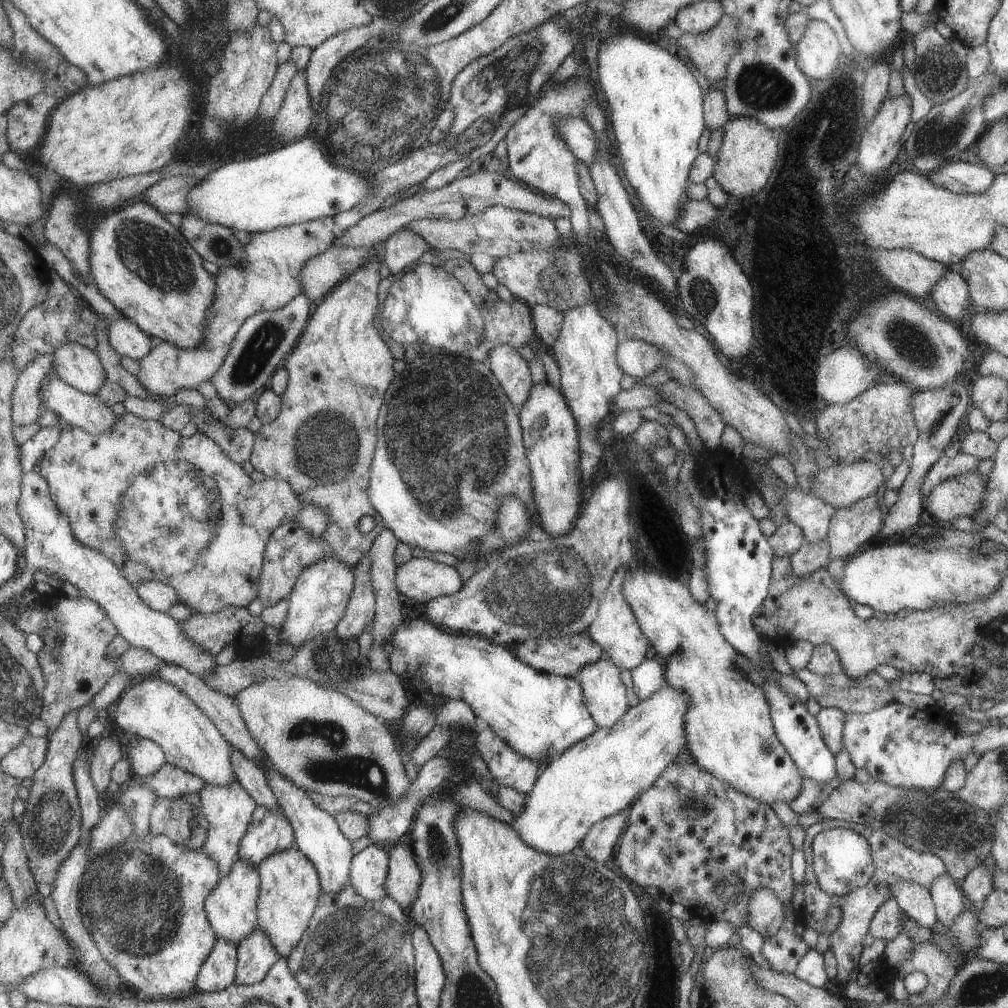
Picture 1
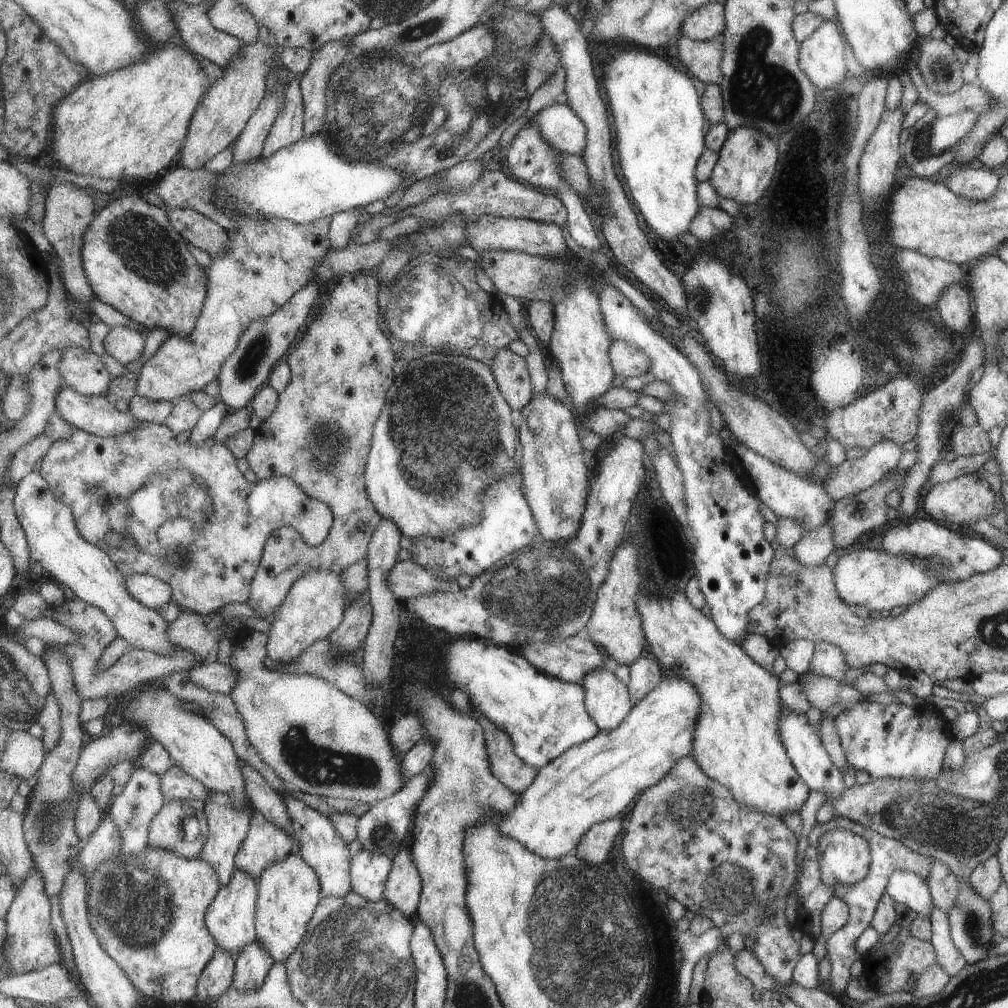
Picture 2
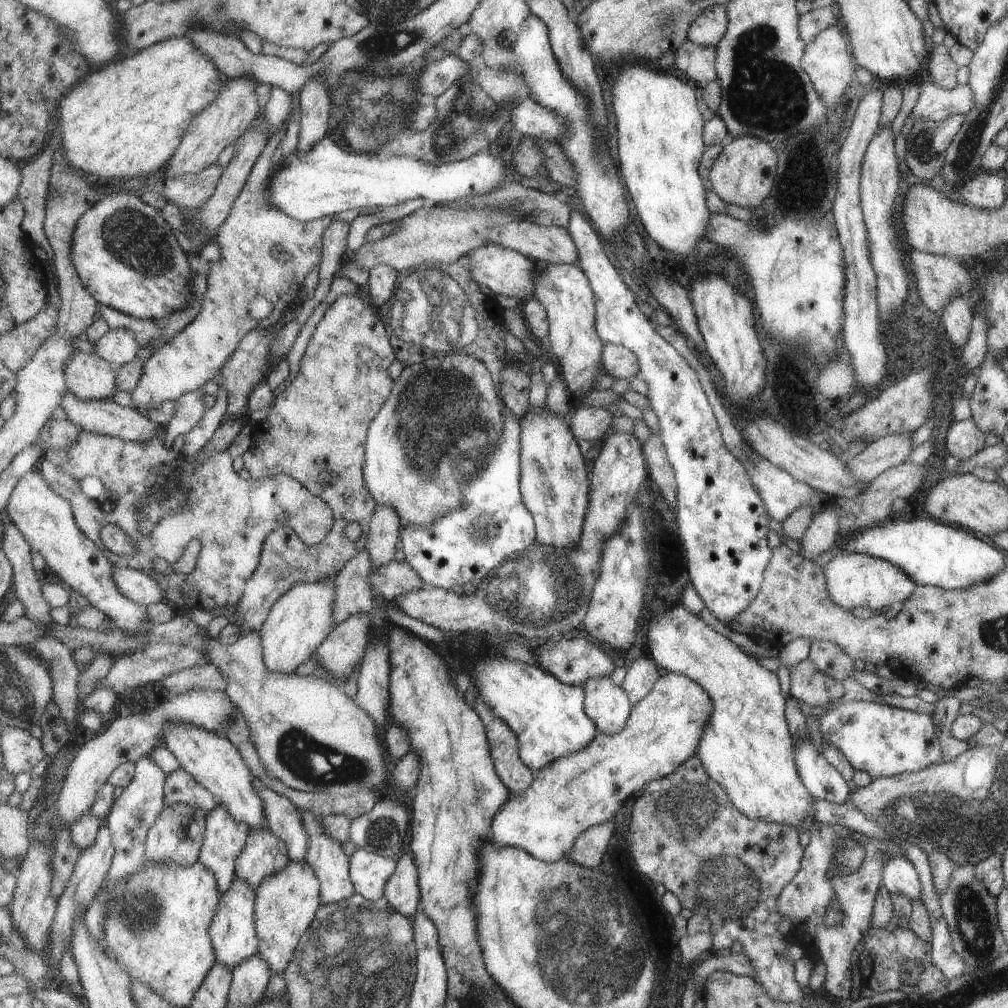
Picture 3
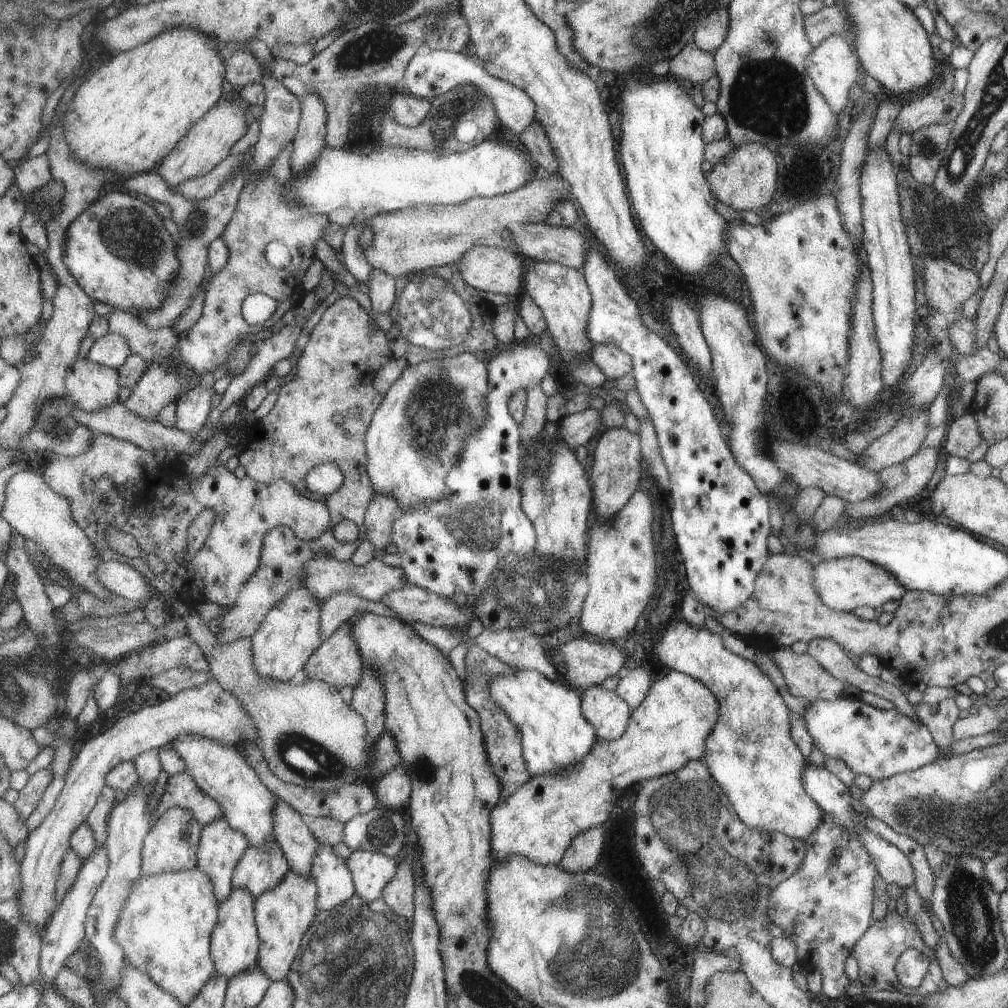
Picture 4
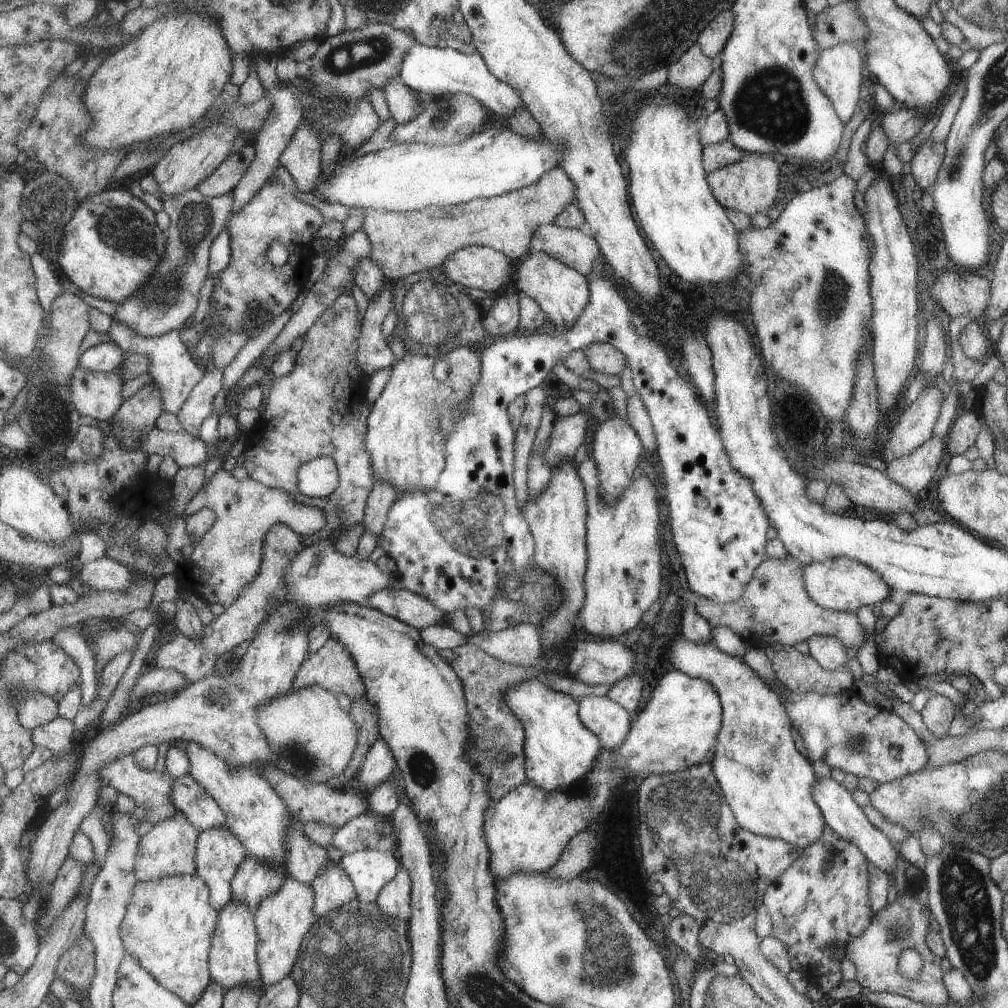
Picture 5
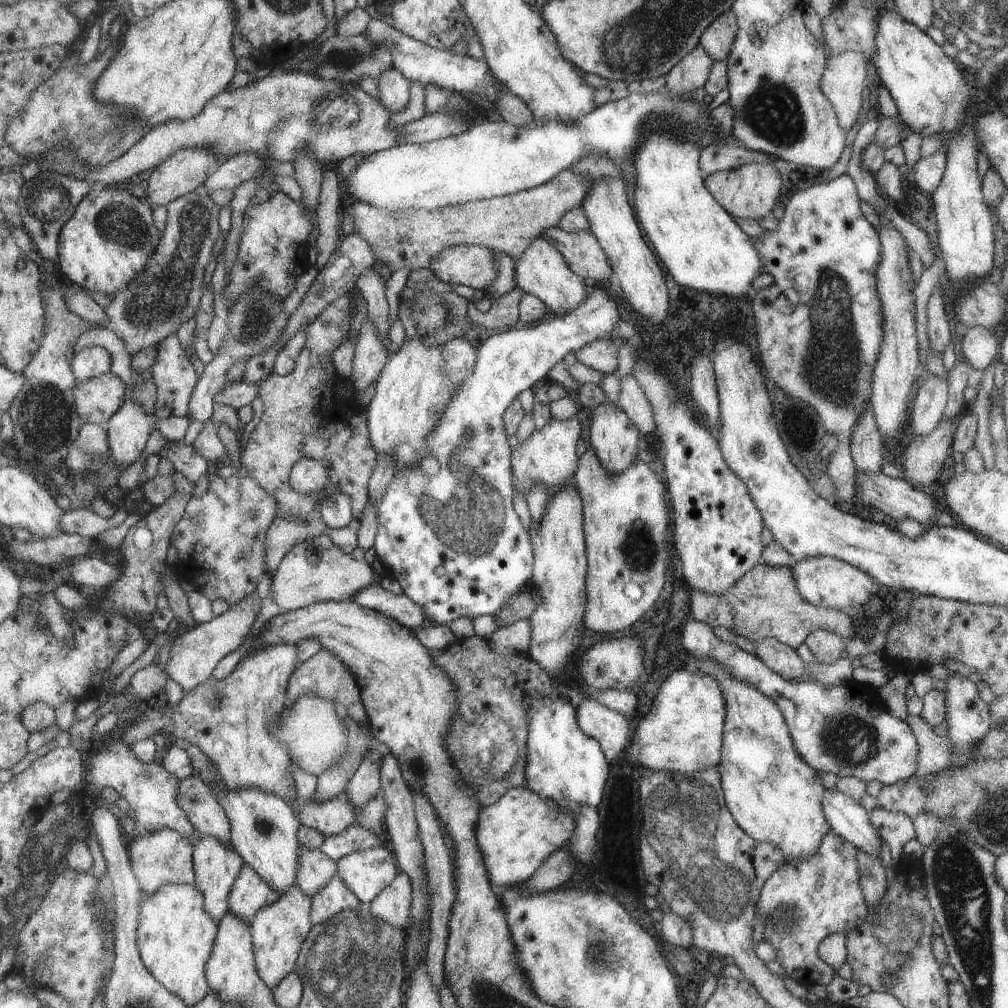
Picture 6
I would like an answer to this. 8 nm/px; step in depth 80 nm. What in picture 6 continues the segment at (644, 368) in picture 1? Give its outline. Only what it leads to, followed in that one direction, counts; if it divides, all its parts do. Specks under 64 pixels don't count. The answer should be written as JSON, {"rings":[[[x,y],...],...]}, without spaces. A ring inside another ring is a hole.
{"rings":[[[599,338],[579,351],[572,352],[578,363],[603,374],[614,374],[617,370],[618,344],[611,339]]]}

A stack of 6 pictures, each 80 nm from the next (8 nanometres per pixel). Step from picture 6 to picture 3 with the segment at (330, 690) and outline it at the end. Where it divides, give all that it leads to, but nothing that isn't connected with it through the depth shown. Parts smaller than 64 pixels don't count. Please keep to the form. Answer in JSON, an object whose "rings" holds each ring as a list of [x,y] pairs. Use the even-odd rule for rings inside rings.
{"rings":[[[355,612],[347,620],[339,623],[329,637],[319,646],[319,664],[337,678],[348,678],[365,655],[370,630],[370,614]]]}

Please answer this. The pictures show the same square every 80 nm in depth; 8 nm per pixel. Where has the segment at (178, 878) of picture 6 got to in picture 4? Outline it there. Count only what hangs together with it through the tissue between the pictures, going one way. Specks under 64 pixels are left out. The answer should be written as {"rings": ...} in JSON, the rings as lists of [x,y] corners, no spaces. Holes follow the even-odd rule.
{"rings":[[[181,806],[167,810],[156,820],[154,827],[145,838],[140,876],[155,876],[163,872],[181,872],[197,868],[203,830],[204,826],[195,820],[193,812]]]}

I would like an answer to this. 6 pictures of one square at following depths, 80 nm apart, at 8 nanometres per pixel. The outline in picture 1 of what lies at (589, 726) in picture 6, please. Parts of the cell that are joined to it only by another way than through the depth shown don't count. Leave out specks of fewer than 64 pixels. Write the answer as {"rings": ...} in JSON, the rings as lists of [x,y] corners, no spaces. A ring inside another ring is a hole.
{"rings":[[[597,659],[581,667],[572,676],[582,687],[586,708],[599,727],[609,728],[618,722],[621,716],[626,714],[627,700],[625,699],[625,686],[619,677],[621,669],[613,663]]]}

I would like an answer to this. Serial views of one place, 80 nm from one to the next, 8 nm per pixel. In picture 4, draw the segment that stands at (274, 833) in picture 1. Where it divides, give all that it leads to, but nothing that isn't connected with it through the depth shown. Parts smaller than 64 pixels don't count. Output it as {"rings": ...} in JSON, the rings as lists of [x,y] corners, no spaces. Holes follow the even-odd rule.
{"rings":[[[278,841],[263,844],[259,848],[250,846],[241,862],[239,862],[238,867],[235,868],[234,889],[247,890],[247,892],[251,892],[251,896],[259,898],[263,895],[263,892],[267,892],[271,888],[277,888],[290,871],[290,862],[287,860],[282,845]]]}

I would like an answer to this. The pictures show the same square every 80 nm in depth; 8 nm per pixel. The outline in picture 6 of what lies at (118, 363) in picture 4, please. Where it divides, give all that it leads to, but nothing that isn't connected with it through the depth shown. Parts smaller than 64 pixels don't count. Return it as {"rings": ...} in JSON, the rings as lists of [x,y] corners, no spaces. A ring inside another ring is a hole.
{"rings":[[[88,347],[76,353],[72,360],[73,374],[78,382],[87,382],[112,371],[113,358],[109,349]]]}

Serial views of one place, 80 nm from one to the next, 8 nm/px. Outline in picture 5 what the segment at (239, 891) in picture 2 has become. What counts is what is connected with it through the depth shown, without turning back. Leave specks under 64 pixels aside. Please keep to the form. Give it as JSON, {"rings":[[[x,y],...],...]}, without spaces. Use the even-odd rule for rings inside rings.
{"rings":[[[231,900],[218,914],[218,927],[215,930],[210,954],[210,974],[213,982],[219,982],[226,992],[235,986],[259,986],[265,994],[267,986],[263,983],[258,960],[259,934],[255,924],[254,911],[247,904]]]}

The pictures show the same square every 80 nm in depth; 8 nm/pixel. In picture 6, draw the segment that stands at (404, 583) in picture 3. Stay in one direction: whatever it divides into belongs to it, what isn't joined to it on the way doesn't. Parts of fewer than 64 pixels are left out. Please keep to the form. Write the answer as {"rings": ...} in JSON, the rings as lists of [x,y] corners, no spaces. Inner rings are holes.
{"rings":[[[330,533],[322,536],[311,536],[311,539],[297,544],[291,548],[291,552],[283,558],[283,563],[279,564],[278,571],[272,578],[271,597],[279,606],[280,611],[291,611],[299,608],[316,604],[324,601],[350,601],[363,588],[370,587],[375,583],[375,573],[370,564],[367,564],[363,559],[355,560],[350,554],[345,553],[332,540]]]}

